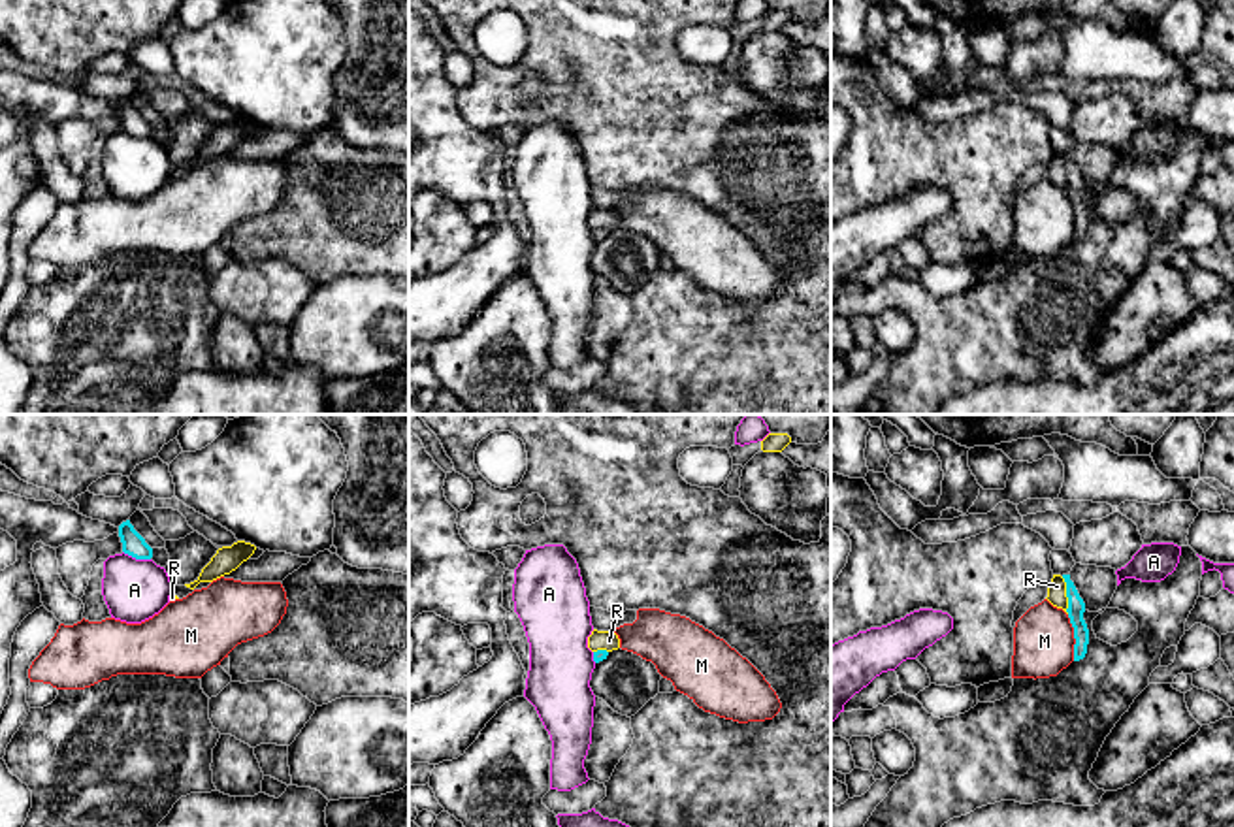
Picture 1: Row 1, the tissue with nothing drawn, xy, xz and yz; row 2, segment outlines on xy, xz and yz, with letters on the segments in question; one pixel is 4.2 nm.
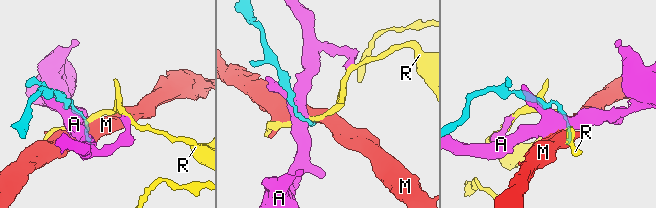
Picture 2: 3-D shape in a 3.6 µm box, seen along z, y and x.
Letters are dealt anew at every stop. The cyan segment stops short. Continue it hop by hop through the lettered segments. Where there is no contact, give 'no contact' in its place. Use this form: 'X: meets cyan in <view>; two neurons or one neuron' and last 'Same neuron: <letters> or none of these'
A: meets cyan in xy; two neurons
M: meets cyan in yz; two neurons
R: meets cyan in yz; two neurons
Same neuron: none of these

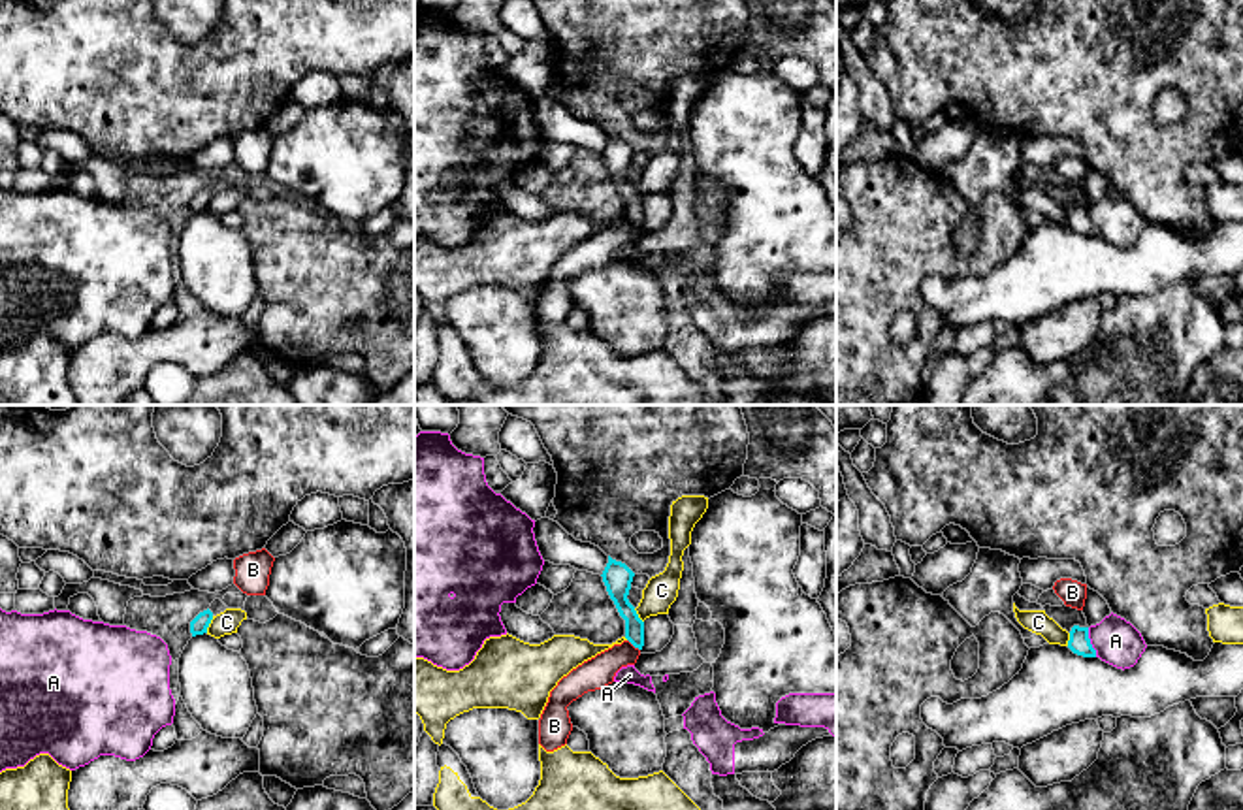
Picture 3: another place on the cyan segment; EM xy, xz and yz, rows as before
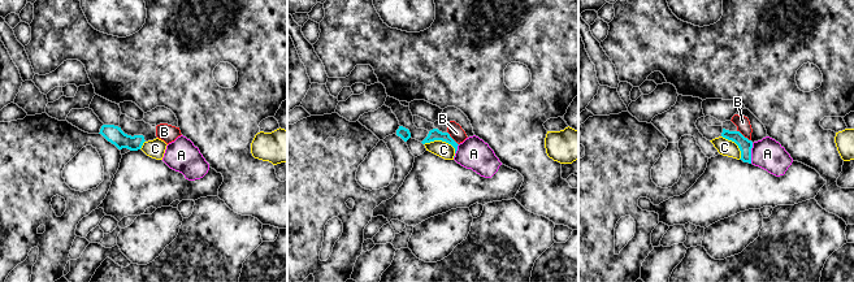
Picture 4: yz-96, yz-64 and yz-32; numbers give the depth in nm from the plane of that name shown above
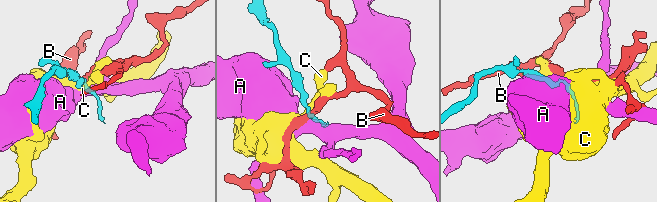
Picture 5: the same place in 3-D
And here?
A: meets cyan in yz; two neurons
B: meets cyan in xz; two neurons
C: meets cyan in xy; two neurons
Same neuron: none of these

